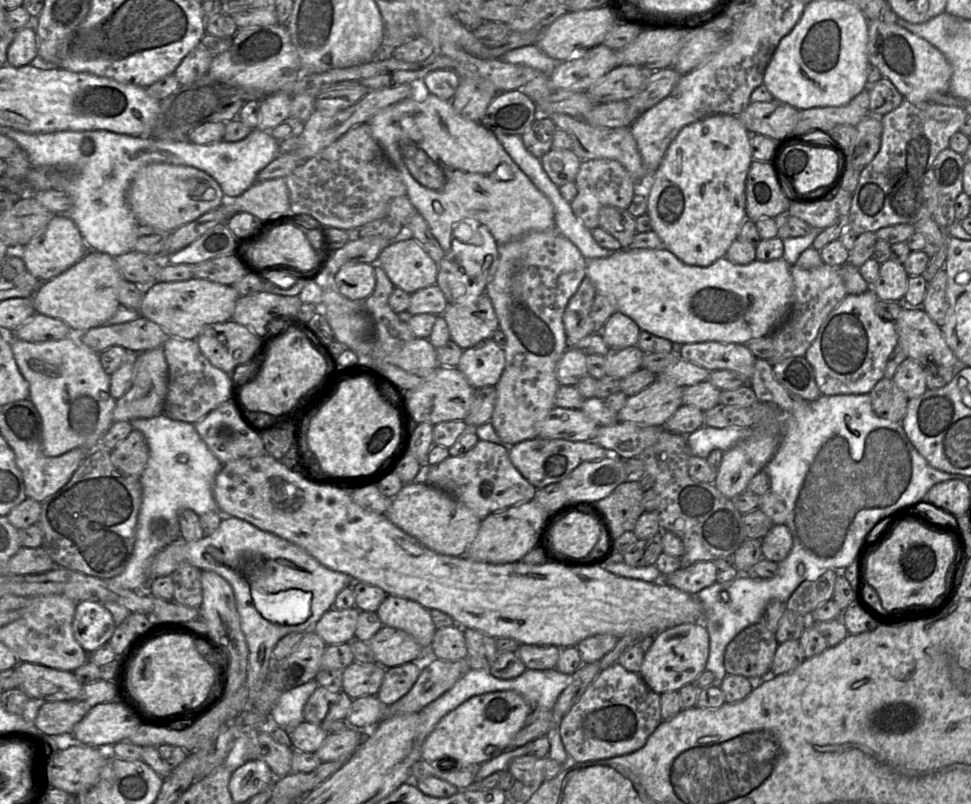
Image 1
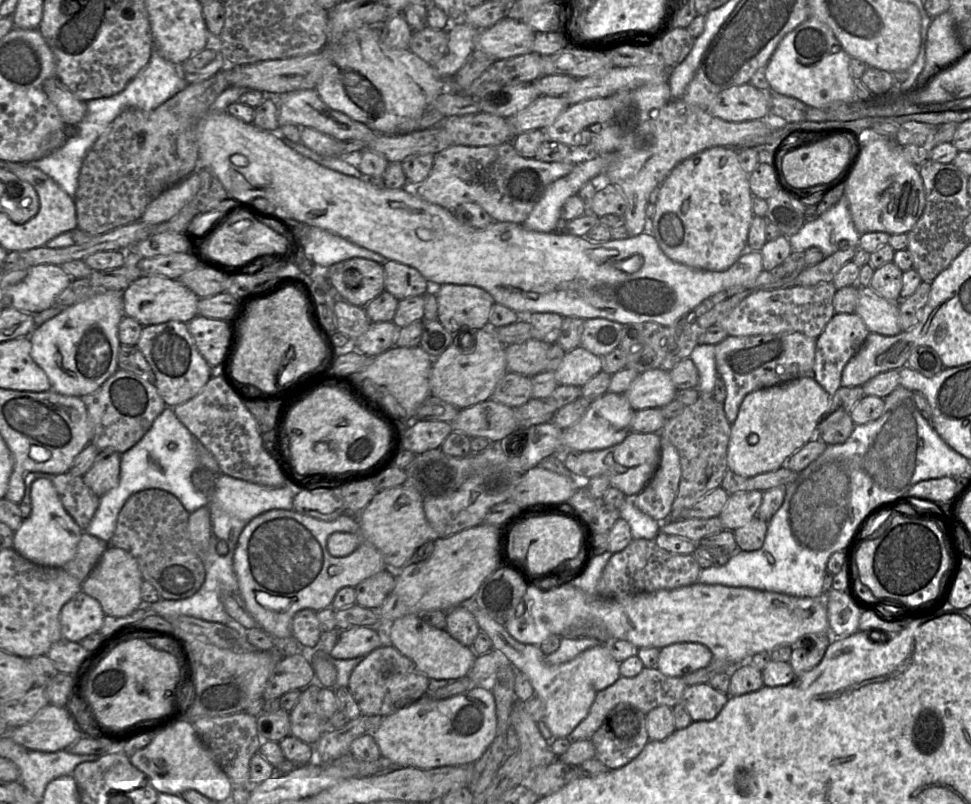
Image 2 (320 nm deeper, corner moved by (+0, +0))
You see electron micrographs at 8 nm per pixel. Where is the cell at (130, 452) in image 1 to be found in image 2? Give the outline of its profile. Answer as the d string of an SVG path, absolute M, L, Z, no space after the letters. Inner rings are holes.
M113 449L99 451L90 470L83 476L84 483L99 497L118 486L121 453Z

